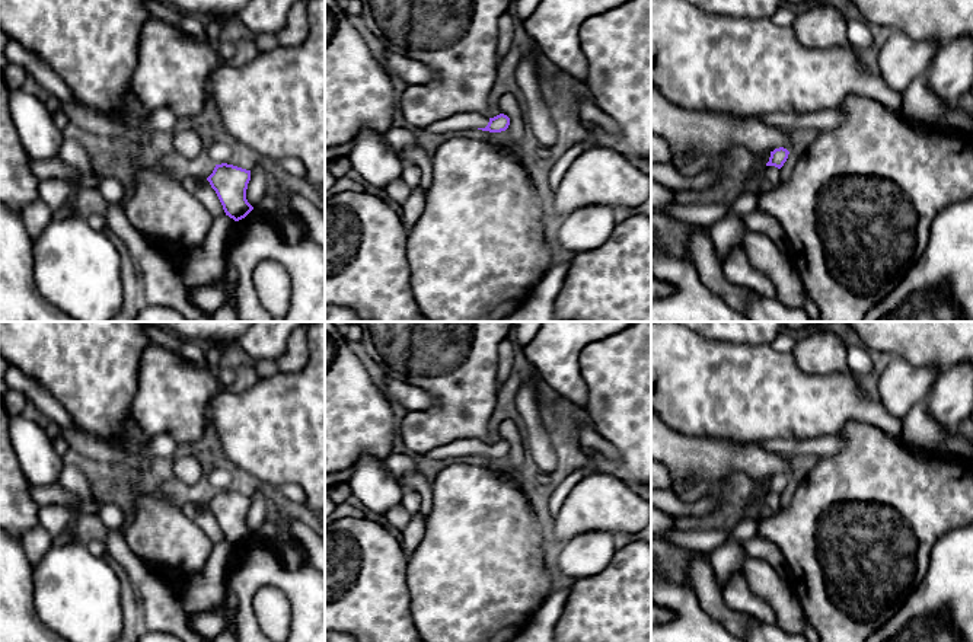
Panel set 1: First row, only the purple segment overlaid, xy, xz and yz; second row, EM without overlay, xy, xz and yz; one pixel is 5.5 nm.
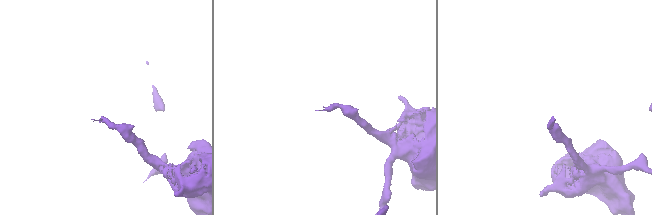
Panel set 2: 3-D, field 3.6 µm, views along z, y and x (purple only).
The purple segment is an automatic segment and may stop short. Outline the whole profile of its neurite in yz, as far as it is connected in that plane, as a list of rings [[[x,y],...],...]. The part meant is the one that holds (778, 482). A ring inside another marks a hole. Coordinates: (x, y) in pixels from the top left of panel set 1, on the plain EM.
[[[784,473],[775,475],[773,477],[771,477],[771,483],[769,488],[766,489],[766,492],[775,492],[778,495],[781,495],[784,492],[784,489],[788,485],[789,477]]]

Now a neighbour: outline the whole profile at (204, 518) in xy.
[[[184,504],[181,505],[181,510],[204,530],[213,543],[226,540],[216,517],[211,514],[207,505],[198,510],[195,504]]]

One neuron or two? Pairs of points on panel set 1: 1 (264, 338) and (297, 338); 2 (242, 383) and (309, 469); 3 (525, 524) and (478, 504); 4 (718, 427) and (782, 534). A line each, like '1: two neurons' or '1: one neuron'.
1: two neurons
2: two neurons
3: one neuron
4: two neurons

